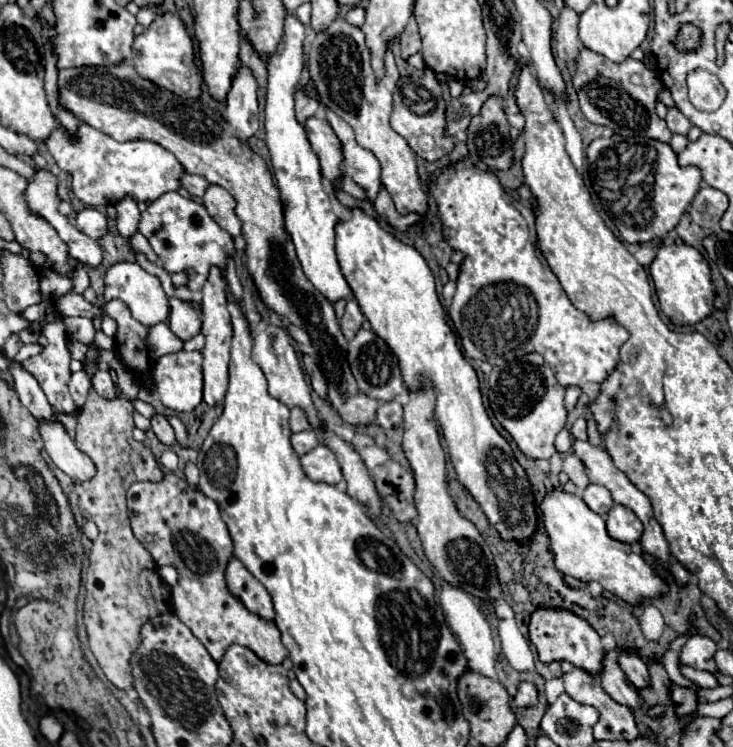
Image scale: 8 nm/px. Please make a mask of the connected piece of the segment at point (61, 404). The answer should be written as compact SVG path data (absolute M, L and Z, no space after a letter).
M56 312L56 320L54 322L48 322L48 320L42 320L42 334L46 336L46 346L44 350L38 354L38 356L32 356L24 362L24 368L34 374L34 378L38 380L42 392L46 394L52 410L58 414L58 412L64 412L64 414L76 414L80 408L74 404L74 400L70 398L70 392L68 392L68 380L72 376L70 372L70 352L68 352L68 332L66 332L66 326L62 322L62 316Z

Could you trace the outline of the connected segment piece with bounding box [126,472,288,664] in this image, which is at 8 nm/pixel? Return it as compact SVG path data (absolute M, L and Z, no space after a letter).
M168 472L160 482L132 484L126 492L126 504L132 532L150 552L156 566L170 564L178 570L178 586L172 590L174 614L204 644L214 662L218 662L232 644L248 646L268 664L280 664L288 658L276 624L248 612L226 588L224 568L232 556L232 540L214 500L190 490L182 478Z

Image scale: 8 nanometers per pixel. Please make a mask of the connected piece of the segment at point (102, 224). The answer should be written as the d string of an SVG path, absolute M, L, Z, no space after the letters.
M84 208L82 212L78 212L76 220L74 220L76 228L80 232L84 232L86 236L98 240L108 232L108 224L106 224L106 214L98 212L96 208Z

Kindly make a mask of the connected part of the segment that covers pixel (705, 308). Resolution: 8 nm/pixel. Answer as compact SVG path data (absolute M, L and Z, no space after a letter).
M662 244L656 250L656 258L650 264L650 276L656 286L660 310L670 318L672 324L696 324L712 314L714 310L714 286L710 268L704 256L688 244Z

